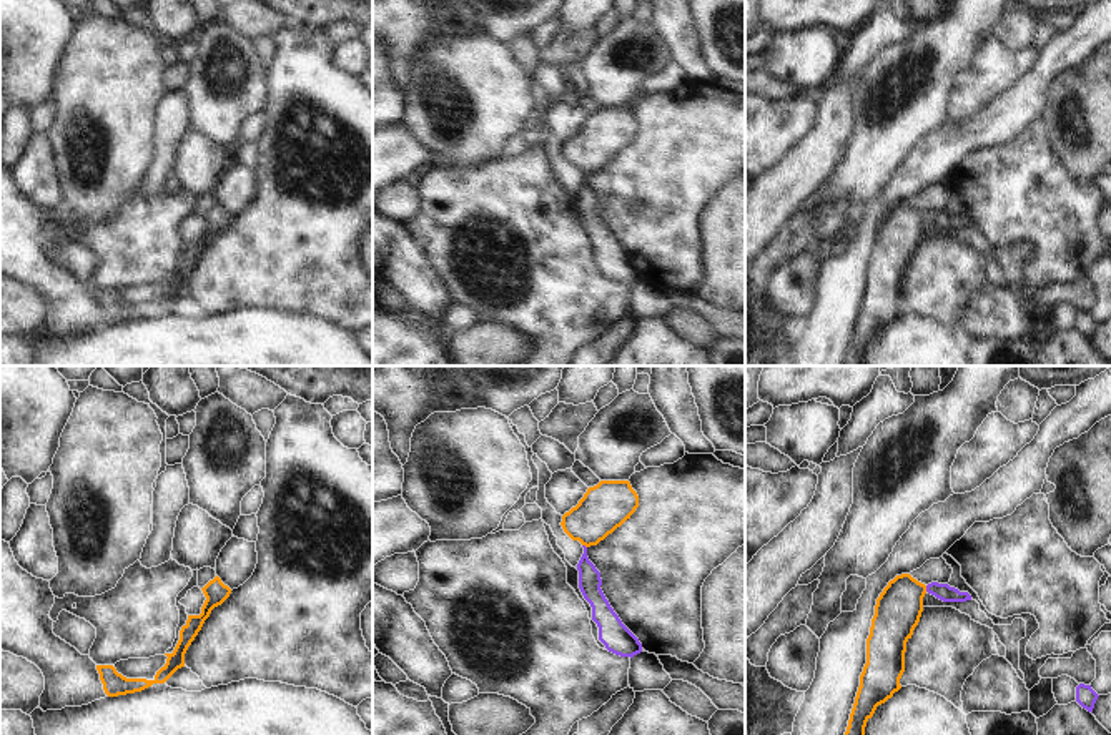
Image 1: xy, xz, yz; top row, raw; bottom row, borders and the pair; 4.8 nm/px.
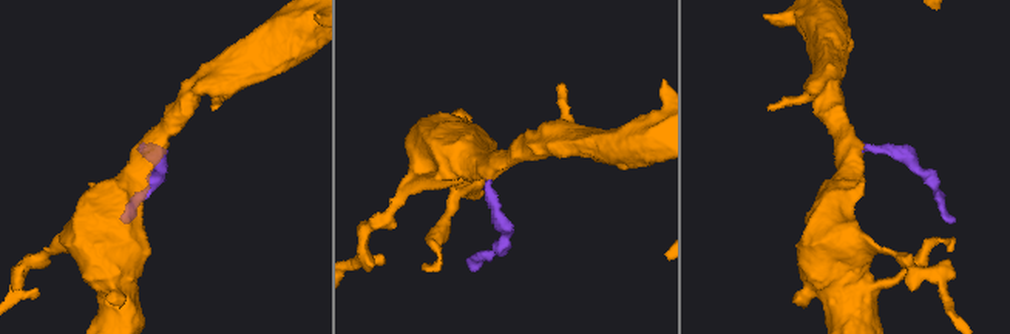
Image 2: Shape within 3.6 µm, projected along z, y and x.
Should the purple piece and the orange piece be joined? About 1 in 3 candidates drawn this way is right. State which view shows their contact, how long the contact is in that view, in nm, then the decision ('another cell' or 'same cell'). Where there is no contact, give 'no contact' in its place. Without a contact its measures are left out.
contact in yz; length 30 nm; same cell

